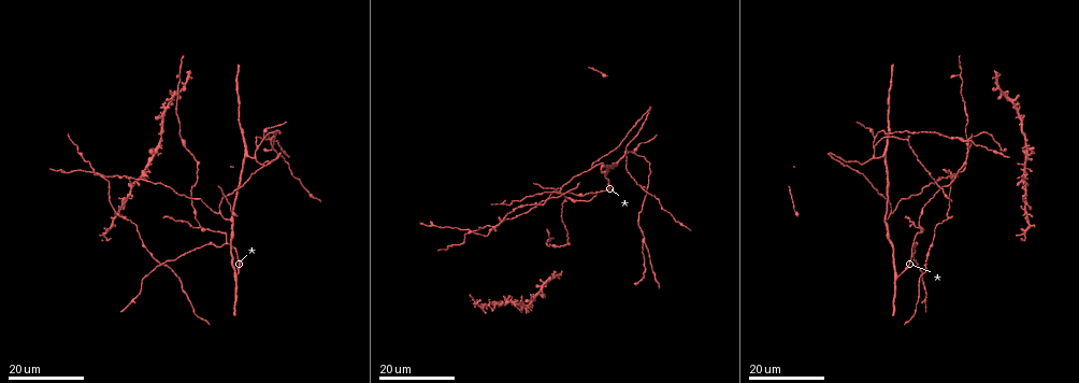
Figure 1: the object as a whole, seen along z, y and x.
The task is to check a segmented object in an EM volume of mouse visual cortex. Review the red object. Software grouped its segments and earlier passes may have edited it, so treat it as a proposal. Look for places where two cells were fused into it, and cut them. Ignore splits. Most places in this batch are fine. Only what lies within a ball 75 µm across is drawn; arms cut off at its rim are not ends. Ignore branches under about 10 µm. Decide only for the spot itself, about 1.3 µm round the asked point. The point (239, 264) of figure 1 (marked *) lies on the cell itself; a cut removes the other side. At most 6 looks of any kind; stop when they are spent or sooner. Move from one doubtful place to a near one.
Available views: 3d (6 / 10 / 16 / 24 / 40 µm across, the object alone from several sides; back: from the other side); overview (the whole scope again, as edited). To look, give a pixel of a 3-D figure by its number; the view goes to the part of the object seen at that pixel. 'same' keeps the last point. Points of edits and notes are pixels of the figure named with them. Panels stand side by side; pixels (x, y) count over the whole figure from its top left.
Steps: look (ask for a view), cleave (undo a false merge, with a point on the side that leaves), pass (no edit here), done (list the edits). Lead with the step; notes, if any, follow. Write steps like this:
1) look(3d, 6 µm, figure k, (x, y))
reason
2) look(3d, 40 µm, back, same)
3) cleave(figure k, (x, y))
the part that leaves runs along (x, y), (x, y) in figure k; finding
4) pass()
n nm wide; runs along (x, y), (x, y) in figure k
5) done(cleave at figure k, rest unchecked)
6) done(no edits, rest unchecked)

look(3d, 16 µm, figure 1, (589, 167))
three-way junction

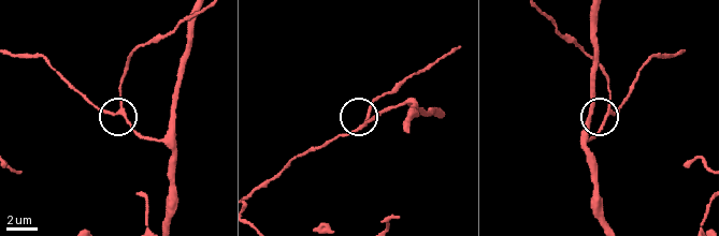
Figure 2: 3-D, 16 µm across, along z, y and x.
look(3d, 10 µm, figure 2, (121, 109))

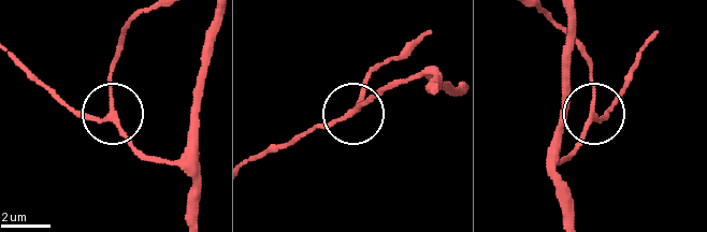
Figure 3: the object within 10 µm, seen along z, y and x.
pass()
3 arms; all the same cell

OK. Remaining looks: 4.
look(3d, 16 µm, figure 1, (873, 146))

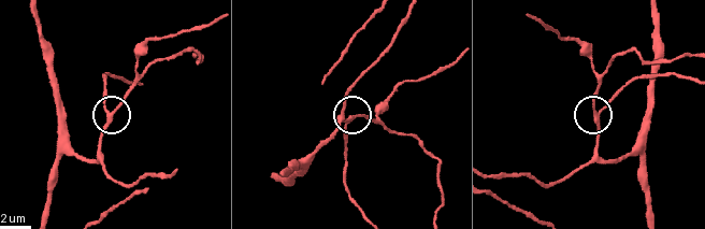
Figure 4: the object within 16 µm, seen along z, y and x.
look(3d, 6 µm, figure 4, (111, 114))

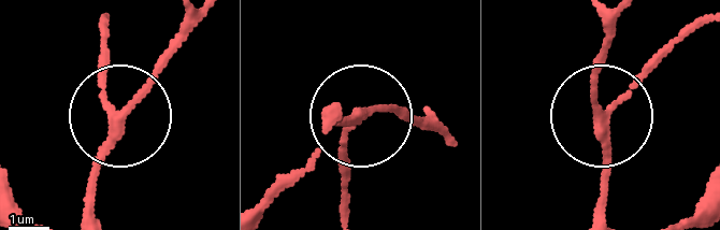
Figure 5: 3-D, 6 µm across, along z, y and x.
pass()
side arm 38 µm; runs along (92, 217), (96, 156), (113, 114), (105, 46) in figure 5; all the same cell

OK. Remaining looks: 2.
look(3d, 24 µm, figure 1, (249, 157))

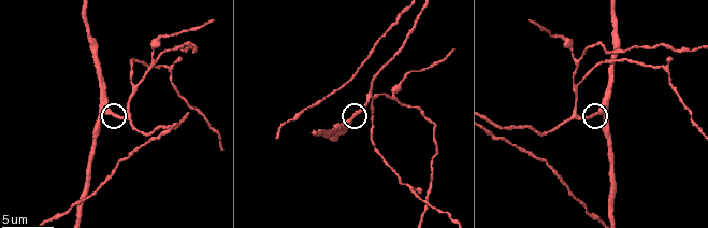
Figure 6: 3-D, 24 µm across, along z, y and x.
look(3d, 6 µm, figure 6, (109, 112))

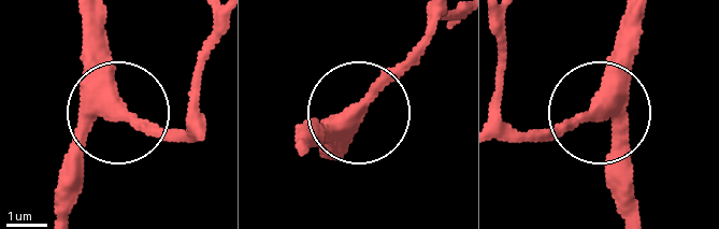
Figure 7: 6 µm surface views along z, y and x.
pass()
side arm 25 µm; runs along (57, 214), (70, 153), (118, 101), (87, 19) in figure 7; all the same cell

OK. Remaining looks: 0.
done(no edits, rest unchecked)

